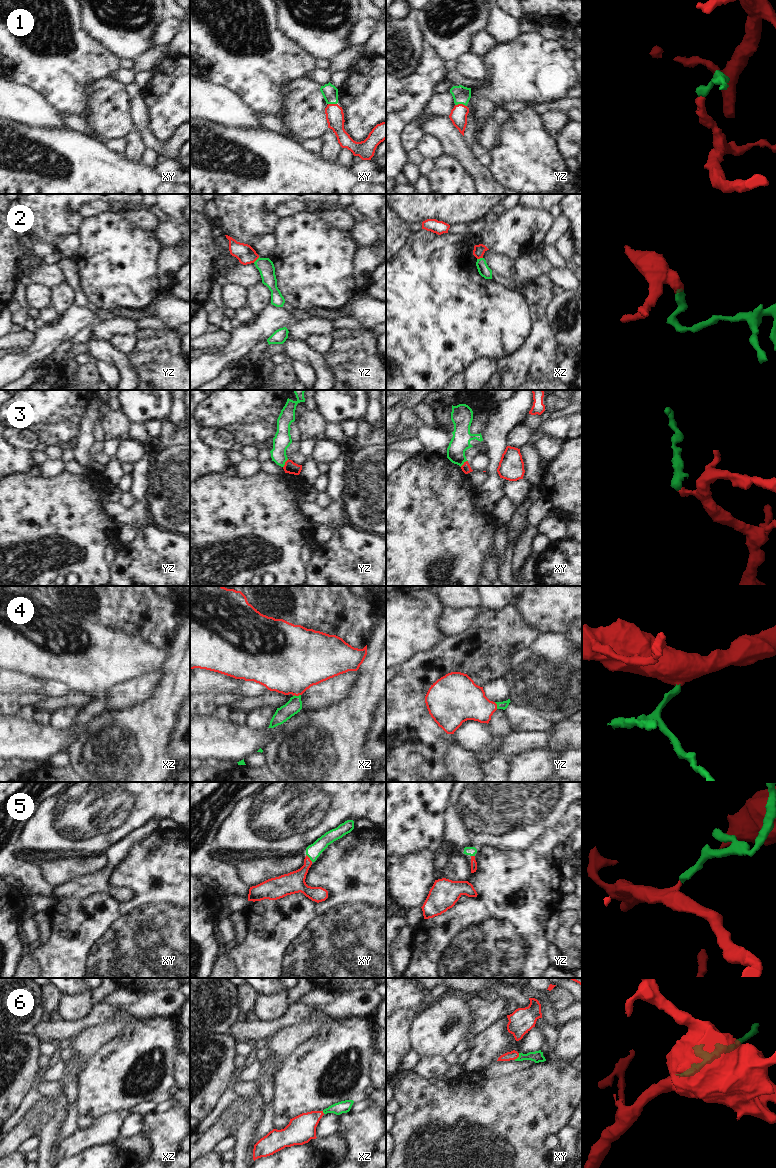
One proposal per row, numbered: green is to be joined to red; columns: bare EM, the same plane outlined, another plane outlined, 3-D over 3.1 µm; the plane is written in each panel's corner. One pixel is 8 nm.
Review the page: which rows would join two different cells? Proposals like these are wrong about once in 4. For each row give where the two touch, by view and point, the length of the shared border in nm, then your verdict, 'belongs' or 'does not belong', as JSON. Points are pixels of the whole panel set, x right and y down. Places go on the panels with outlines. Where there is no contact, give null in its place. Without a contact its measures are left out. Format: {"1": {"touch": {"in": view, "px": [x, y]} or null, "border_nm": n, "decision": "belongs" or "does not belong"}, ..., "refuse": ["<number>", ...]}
{"1": {"touch": {"in": "yz", "px": [461, 104]}, "border_nm": 100, "decision": "belongs"}, "2": {"touch": {"in": "yz", "px": [256, 259]}, "border_nm": 70, "decision": "does not belong"}, "3": {"touch": {"in": "yz", "px": [285, 463]}, "border_nm": 80, "decision": "does not belong"}, "4": {"touch": {"in": "xz", "px": [296, 695]}, "border_nm": 70, "decision": "belongs"}, "5": {"touch": {"in": "xy", "px": [309, 858]}, "border_nm": 80, "decision": "belongs"}, "6": {"touch": {"in": "xy", "px": [517, 1057]}, "border_nm": 70, "decision": "belongs"}, "refuse": ["2", "3"]}

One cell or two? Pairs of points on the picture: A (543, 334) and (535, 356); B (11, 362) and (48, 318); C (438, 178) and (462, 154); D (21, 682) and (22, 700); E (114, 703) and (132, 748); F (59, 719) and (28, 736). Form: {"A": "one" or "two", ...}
{"A": "one", "B": "two", "C": "two", "D": "two", "E": "two", "F": "two"}

